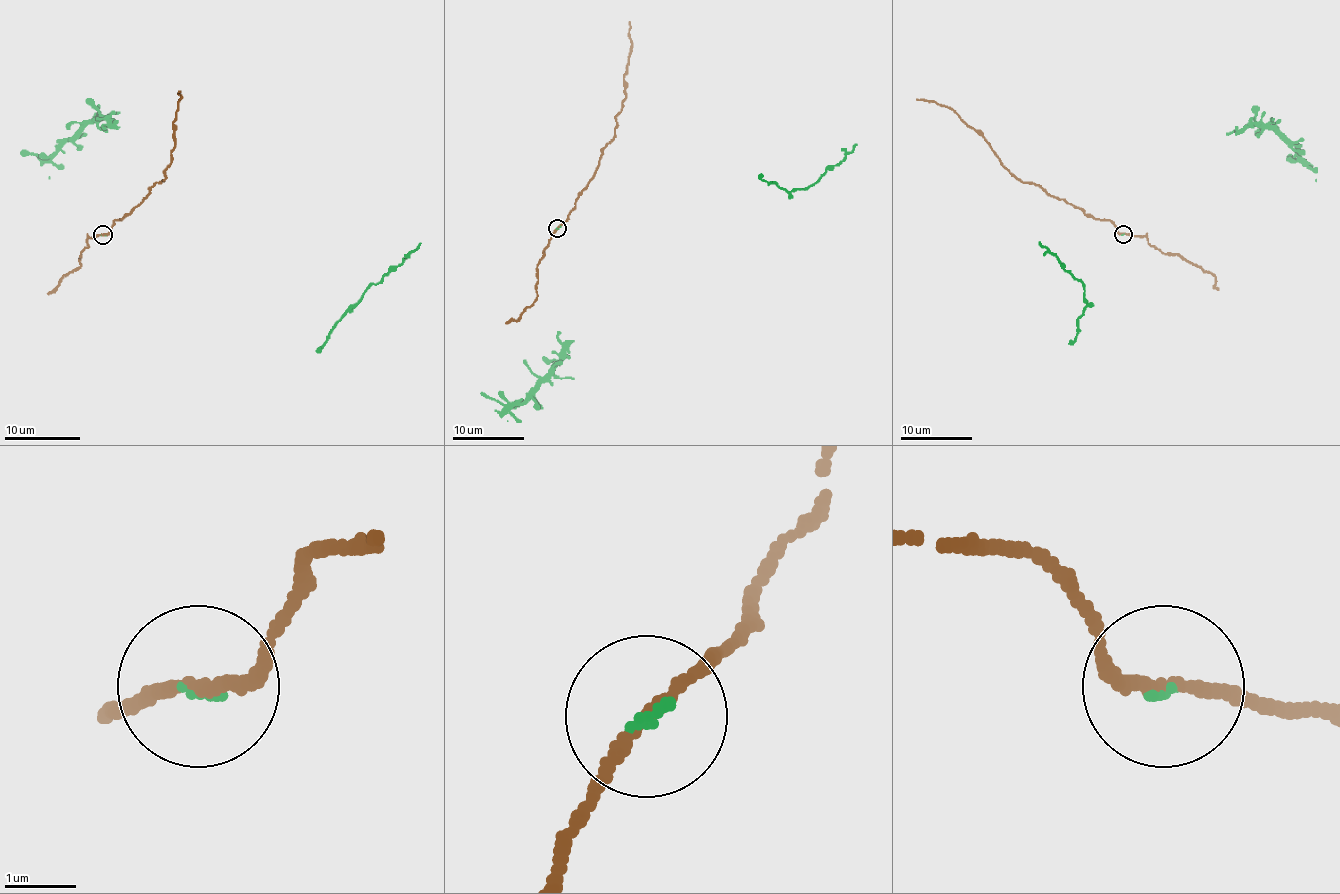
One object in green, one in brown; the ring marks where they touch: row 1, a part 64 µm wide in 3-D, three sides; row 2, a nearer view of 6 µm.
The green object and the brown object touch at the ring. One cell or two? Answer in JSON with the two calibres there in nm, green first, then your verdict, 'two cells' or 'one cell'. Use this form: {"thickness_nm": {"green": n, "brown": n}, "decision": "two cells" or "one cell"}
{"thickness_nm": {"green": 80, "brown": 160}, "decision": "one cell"}

